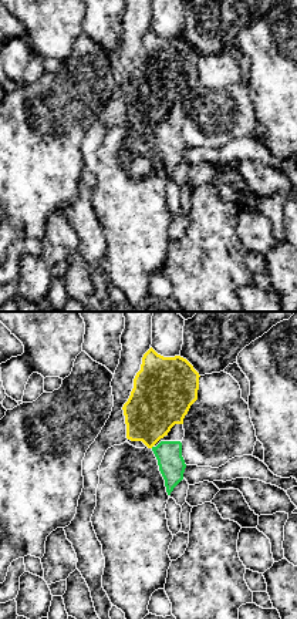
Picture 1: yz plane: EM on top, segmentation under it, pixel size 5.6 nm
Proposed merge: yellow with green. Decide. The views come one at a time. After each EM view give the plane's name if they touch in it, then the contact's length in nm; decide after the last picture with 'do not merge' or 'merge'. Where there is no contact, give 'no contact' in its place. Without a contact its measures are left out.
no contact

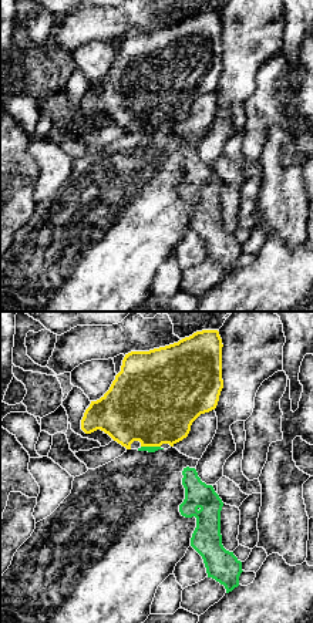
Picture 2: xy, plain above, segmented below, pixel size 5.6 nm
xy | 110 nm

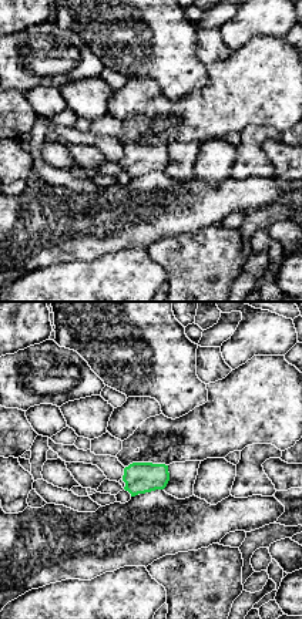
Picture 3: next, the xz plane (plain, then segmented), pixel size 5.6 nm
no contact

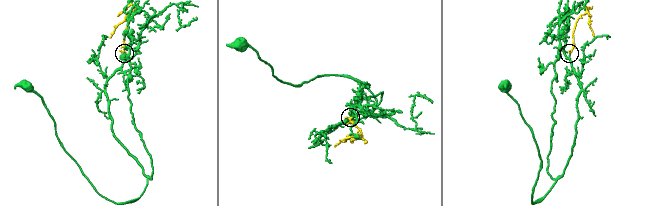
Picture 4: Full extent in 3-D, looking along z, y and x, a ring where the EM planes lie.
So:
merge

